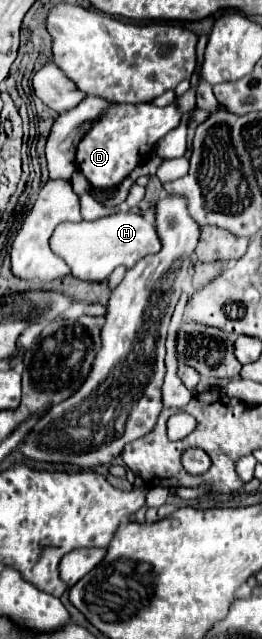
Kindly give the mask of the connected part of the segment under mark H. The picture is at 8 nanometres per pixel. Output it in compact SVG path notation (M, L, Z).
M119 211L95 221L61 223L57 225L51 237L51 251L69 265L75 277L87 281L103 281L119 265L131 269L139 259L143 259L149 253L157 253L159 249L161 241L155 233L155 225L141 217L139 213L131 211Z

